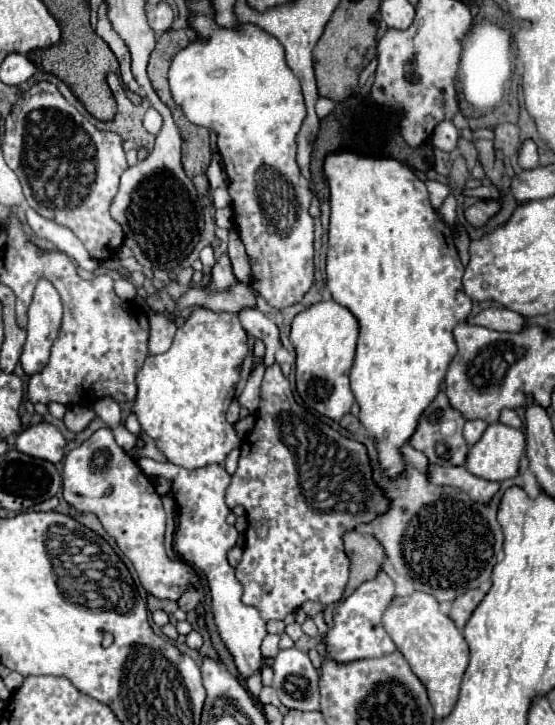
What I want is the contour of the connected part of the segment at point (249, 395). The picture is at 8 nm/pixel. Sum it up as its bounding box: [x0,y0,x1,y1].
[237,364,265,416]

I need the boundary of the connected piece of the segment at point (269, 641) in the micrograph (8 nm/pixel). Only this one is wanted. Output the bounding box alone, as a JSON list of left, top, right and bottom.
[261,634,279,656]

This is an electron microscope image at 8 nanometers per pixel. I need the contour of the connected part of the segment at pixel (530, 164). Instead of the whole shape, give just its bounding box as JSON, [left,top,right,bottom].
[519,140,539,170]

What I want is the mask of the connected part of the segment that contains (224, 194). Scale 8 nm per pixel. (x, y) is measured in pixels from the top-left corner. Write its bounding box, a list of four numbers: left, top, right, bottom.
[213,188,231,208]

